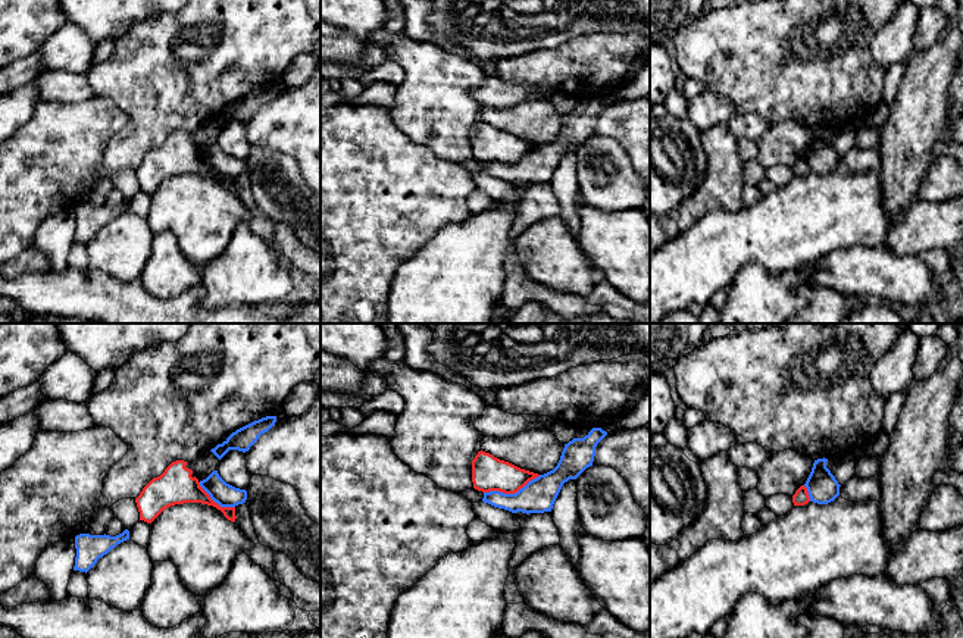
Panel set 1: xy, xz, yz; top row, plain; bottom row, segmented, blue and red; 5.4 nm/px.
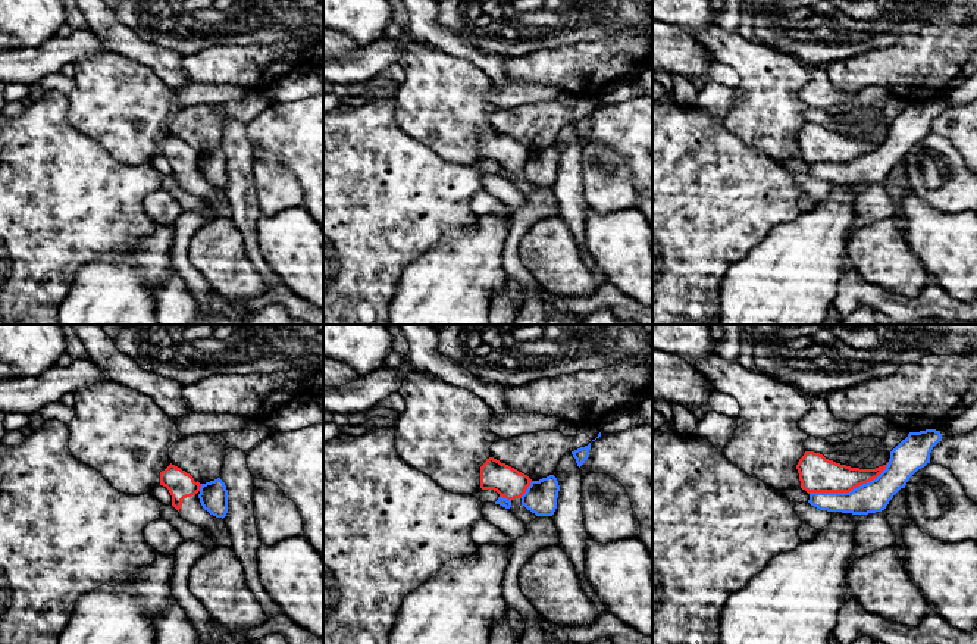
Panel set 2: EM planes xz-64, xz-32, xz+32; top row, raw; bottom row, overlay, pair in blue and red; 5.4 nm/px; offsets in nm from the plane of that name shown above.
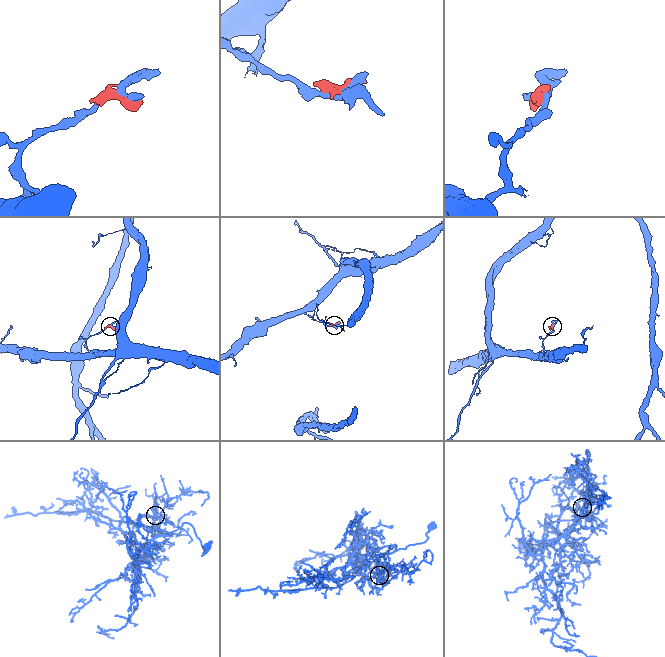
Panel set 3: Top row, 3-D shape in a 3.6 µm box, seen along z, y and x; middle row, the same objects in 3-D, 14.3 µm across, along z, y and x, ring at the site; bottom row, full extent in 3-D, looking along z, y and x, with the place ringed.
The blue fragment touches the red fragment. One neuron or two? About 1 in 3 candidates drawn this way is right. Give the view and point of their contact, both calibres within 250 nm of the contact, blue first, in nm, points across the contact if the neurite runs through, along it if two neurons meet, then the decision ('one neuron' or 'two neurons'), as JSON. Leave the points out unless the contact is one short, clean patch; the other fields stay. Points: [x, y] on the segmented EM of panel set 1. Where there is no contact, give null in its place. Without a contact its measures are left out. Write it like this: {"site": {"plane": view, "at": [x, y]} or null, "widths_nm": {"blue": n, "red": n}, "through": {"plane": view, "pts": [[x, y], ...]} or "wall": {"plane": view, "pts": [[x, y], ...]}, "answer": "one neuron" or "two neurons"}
{"site": {"plane": "xz", "at": [512, 494]}, "widths_nm": {"blue": 190, "red": 190}, "answer": "two neurons"}

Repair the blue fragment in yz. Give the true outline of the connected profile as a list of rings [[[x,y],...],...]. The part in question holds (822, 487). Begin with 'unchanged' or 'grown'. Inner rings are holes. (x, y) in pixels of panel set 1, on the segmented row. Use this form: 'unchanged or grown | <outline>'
unchanged | [[[817,459],[813,463],[812,472],[804,484],[810,501],[828,504],[840,495],[840,484],[831,470],[826,467],[828,459]]]

